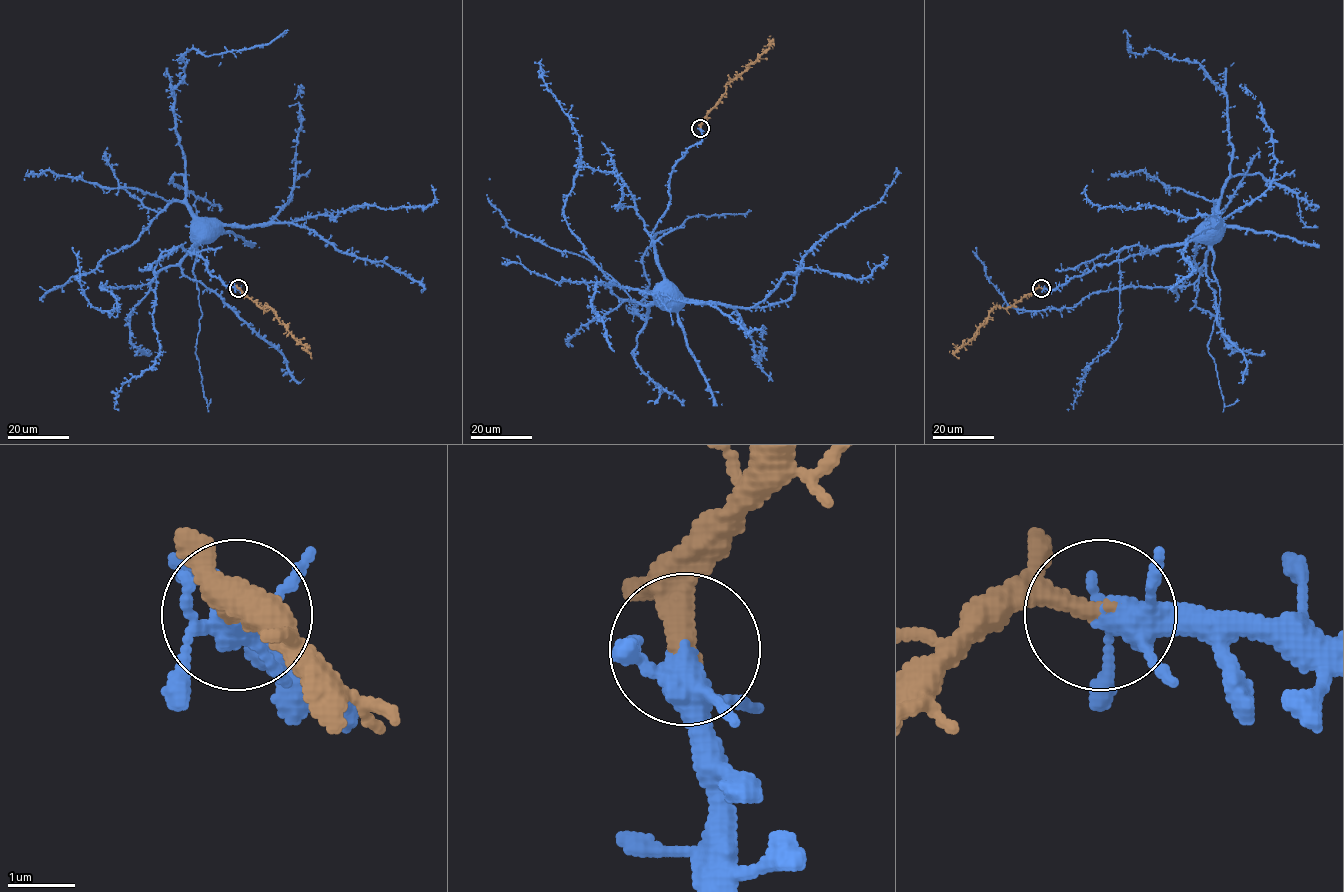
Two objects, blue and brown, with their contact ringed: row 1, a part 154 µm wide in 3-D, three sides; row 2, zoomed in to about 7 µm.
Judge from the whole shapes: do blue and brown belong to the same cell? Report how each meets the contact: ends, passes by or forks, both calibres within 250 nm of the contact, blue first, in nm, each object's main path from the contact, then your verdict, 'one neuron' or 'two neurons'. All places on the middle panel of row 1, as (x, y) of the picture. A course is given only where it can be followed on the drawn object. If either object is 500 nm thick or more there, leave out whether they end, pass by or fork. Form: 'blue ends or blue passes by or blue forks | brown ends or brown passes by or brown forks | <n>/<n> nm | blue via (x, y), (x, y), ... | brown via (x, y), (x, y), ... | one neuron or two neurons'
blue forks | brown ends | 300/360 nm | blue via (700, 128), (652, 234), (657, 298), (636, 313), (656, 235), (751, 210) | brown via (700, 128), (706, 113), (725, 92), (726, 85), (745, 71), (773, 41), (774, 45) | one neuron

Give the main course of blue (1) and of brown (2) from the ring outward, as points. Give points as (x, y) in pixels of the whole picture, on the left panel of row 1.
1: (238, 288), (189, 251), (201, 238), (186, 198), (173, 90), (189, 50), (211, 56), (250, 49), (289, 30)
2: (238, 288), (259, 306), (268, 306), (289, 333), (304, 344), (312, 358)

